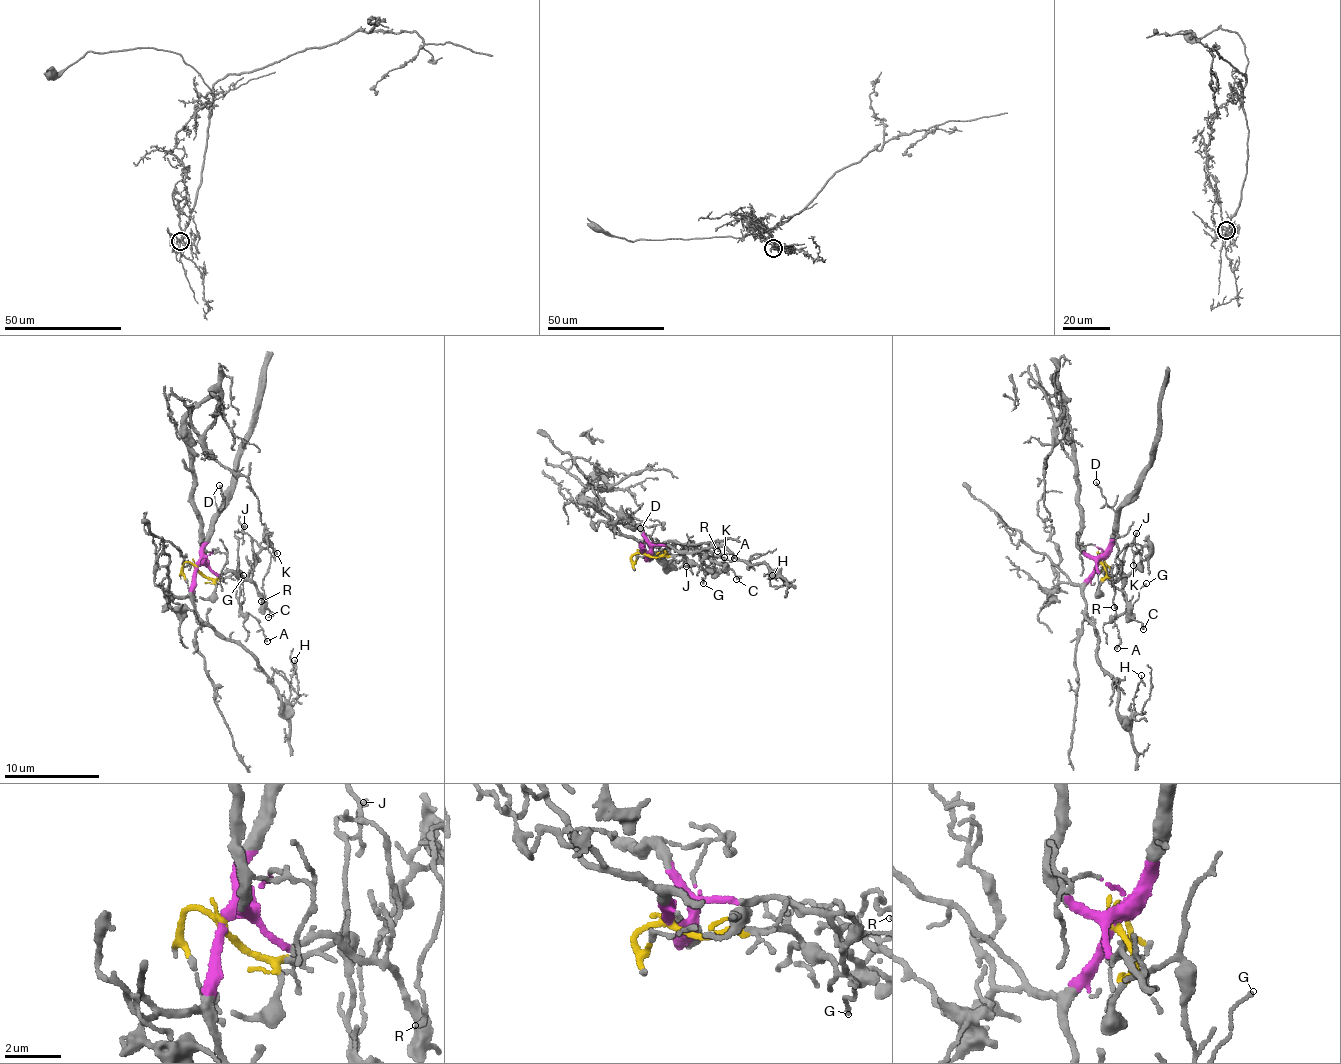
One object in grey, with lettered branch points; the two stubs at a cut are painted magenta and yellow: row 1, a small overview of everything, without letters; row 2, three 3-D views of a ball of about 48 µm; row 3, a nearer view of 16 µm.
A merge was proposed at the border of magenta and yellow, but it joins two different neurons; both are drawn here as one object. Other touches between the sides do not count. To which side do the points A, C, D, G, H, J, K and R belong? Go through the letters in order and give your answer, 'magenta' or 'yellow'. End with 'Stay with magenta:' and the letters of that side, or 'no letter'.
A: yellow
C: magenta
D: magenta
G: yellow
H: magenta
J: yellow
K: magenta
R: magenta
Stay with magenta: C, D, H, K, R

